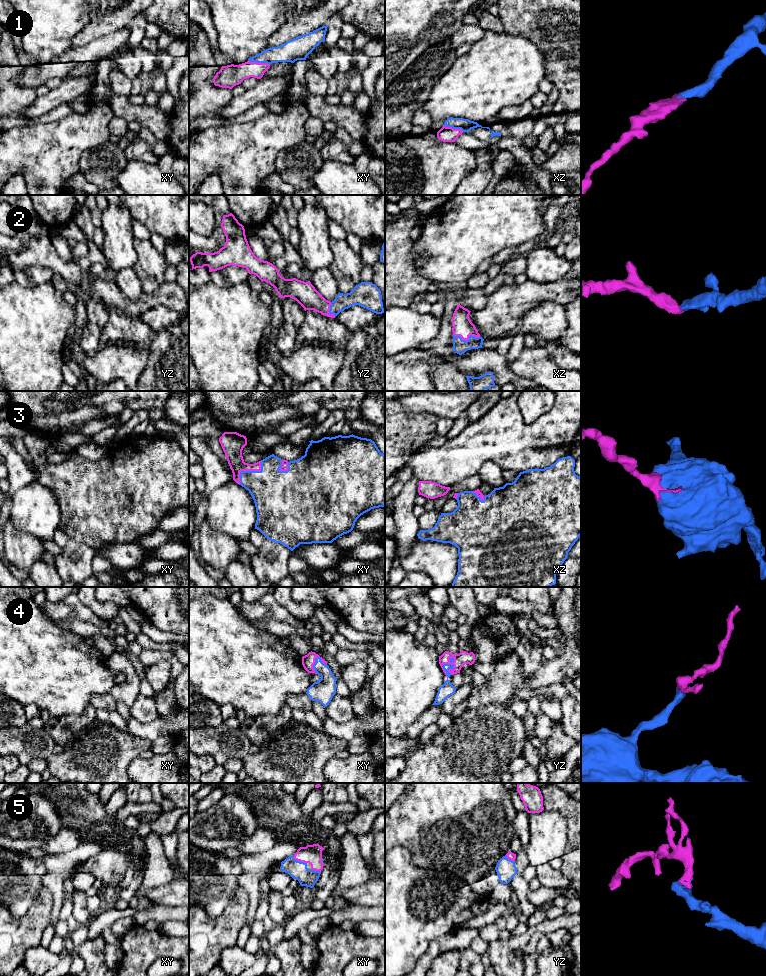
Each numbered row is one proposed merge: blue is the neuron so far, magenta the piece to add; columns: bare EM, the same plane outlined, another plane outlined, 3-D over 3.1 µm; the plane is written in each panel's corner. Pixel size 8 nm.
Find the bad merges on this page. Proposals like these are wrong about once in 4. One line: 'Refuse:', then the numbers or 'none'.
Refuse: none

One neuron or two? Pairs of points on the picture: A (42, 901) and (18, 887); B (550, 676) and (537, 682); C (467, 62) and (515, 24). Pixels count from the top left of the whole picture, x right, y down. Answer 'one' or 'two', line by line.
A: two
B: one
C: two

